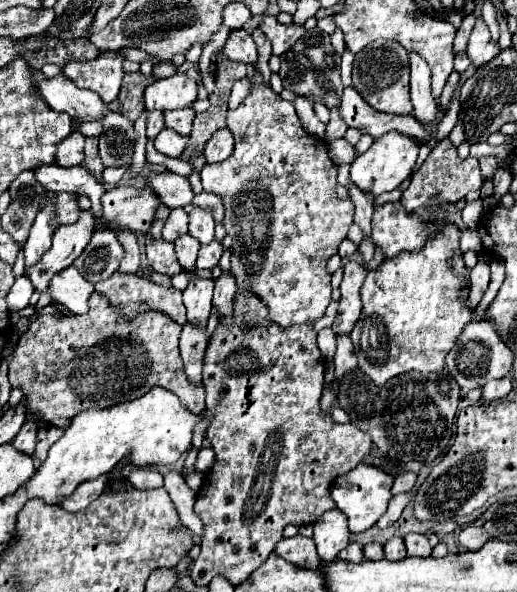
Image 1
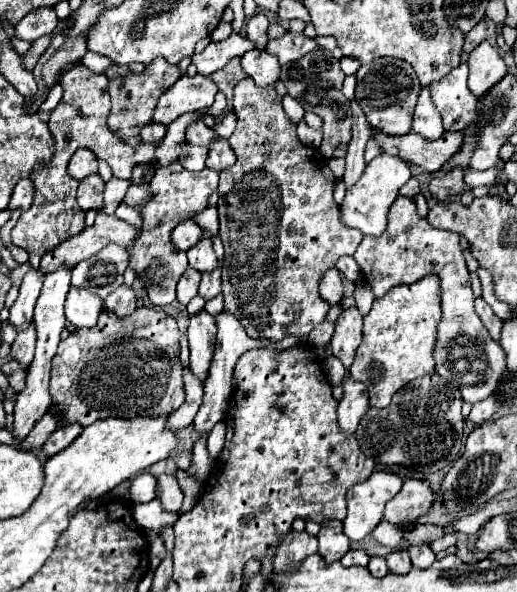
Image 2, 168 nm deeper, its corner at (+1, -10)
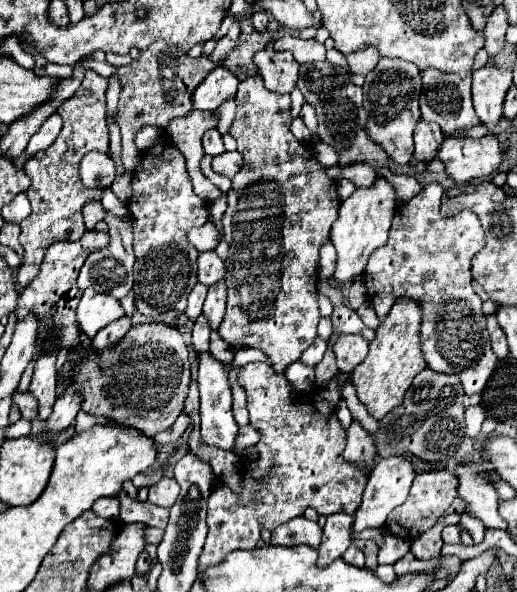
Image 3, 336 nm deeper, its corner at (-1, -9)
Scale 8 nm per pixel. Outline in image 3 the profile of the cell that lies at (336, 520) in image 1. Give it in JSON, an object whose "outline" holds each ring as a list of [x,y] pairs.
{"outline":[[[335,513],[327,517],[327,523],[323,527],[323,541],[317,549],[319,567],[333,563],[347,551],[347,547],[351,545],[351,523],[353,523],[353,515],[347,513]]]}

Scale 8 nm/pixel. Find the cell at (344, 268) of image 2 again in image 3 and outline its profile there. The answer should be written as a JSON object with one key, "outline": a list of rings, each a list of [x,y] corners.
{"outline":[[[327,241],[327,243],[319,249],[319,277],[321,277],[321,279],[329,279],[329,277],[333,277],[335,261],[337,261],[335,247],[333,247],[331,241]]]}

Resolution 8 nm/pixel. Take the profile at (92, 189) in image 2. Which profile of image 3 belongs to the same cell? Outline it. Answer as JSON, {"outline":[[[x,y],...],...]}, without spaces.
{"outline":[[[91,201],[91,203],[87,203],[83,207],[83,221],[85,221],[87,231],[93,231],[95,225],[99,221],[103,221],[103,219],[105,219],[105,209],[103,209],[103,205],[99,201]]]}

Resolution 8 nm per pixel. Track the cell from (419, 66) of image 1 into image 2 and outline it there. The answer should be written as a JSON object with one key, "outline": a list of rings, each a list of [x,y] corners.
{"outline":[[[423,86],[419,92],[419,100],[417,100],[417,106],[413,112],[413,132],[421,134],[423,138],[429,138],[429,140],[437,140],[445,132],[441,116],[437,112],[437,108],[433,106],[427,86]]]}

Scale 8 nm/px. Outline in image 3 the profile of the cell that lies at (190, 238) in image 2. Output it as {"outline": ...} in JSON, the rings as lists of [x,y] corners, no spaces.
{"outline":[[[207,221],[203,227],[195,227],[189,231],[189,241],[195,245],[197,251],[203,253],[203,251],[213,251],[219,245],[221,235],[217,227],[211,221]]]}

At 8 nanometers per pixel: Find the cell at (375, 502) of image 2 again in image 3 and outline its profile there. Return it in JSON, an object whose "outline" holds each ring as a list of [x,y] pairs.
{"outline":[[[393,455],[387,459],[379,459],[375,469],[369,475],[369,481],[365,485],[365,493],[363,493],[363,503],[355,513],[355,525],[353,531],[363,531],[363,529],[379,529],[385,525],[387,515],[397,507],[403,505],[403,501],[407,501],[409,497],[409,489],[411,483],[415,479],[415,469],[411,465],[411,461],[405,455]]]}

